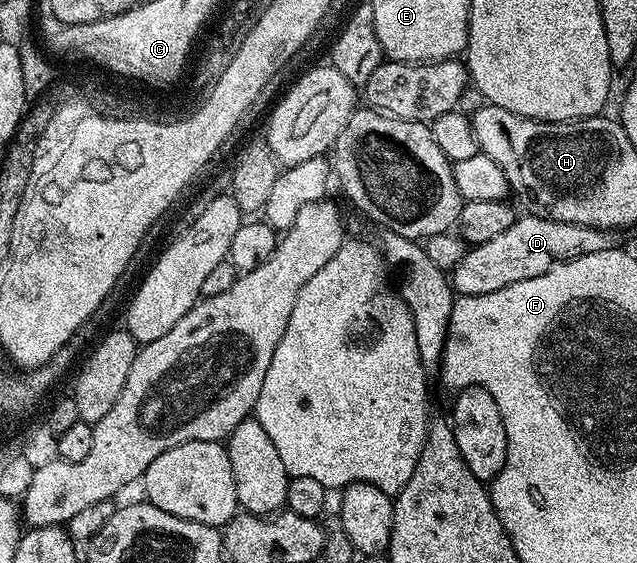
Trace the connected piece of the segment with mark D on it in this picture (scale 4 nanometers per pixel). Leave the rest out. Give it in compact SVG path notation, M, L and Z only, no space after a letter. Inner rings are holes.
M526 213L515 221L504 233L496 233L483 243L473 244L463 258L449 272L449 286L458 295L483 295L494 293L504 285L512 285L528 277L546 273L564 259L575 259L588 253L611 250L615 232L605 227L590 227L585 221L561 223L545 215Z

